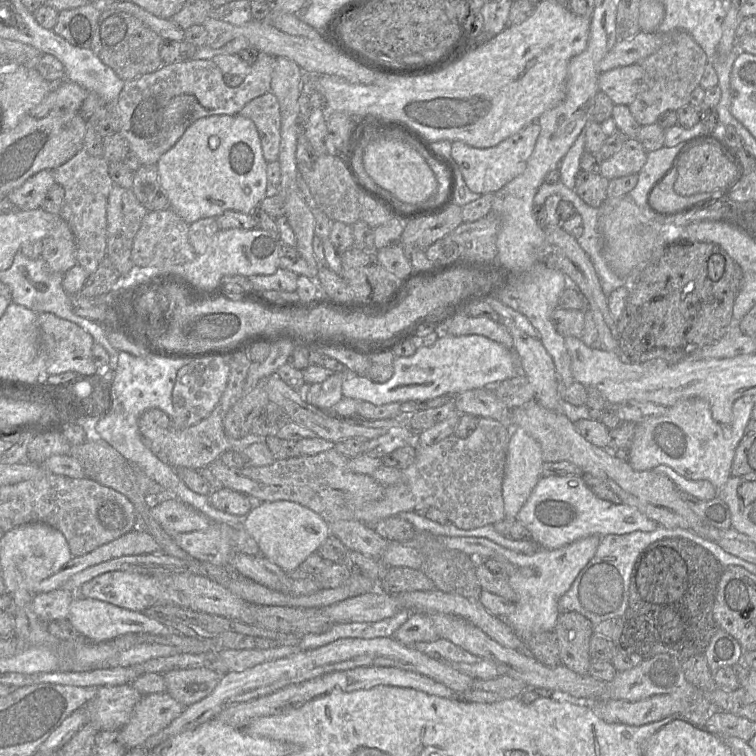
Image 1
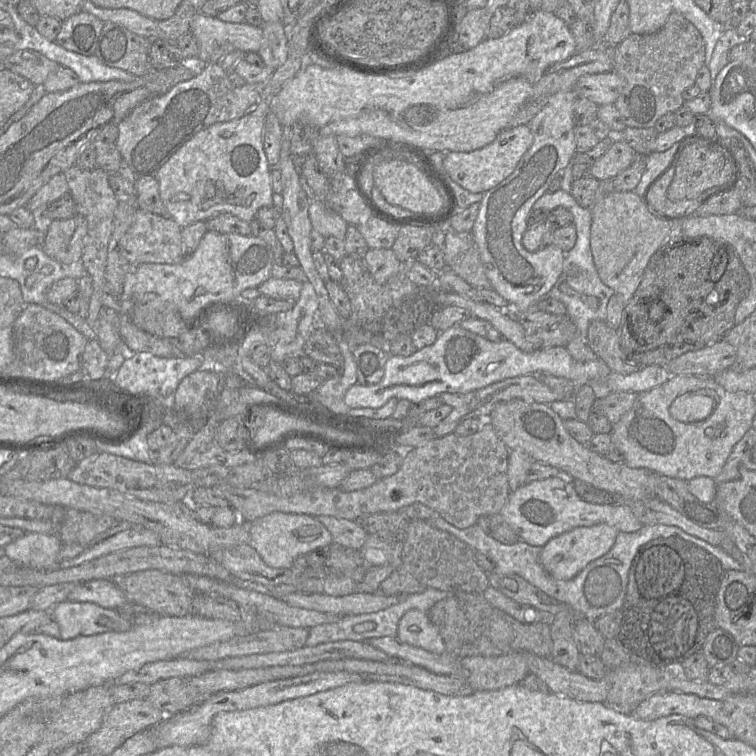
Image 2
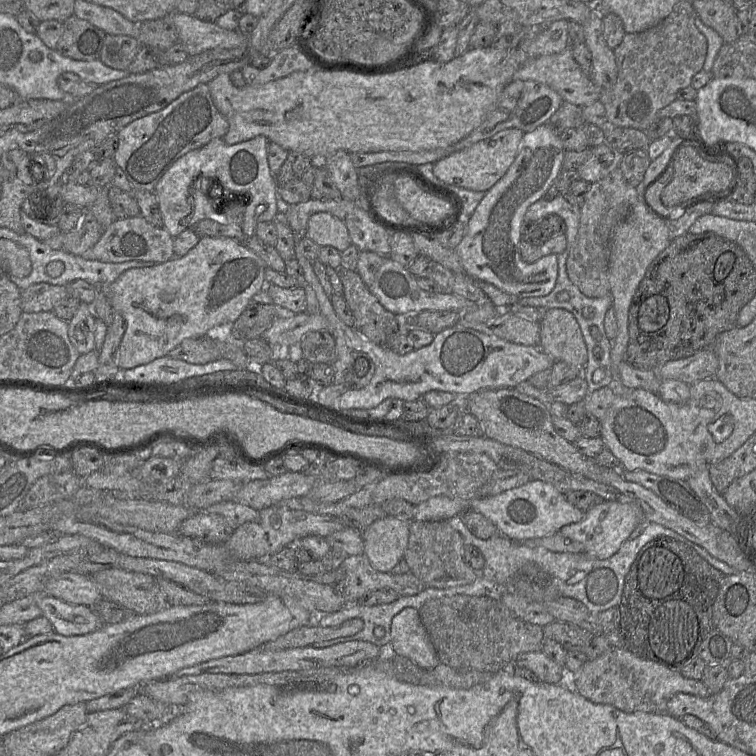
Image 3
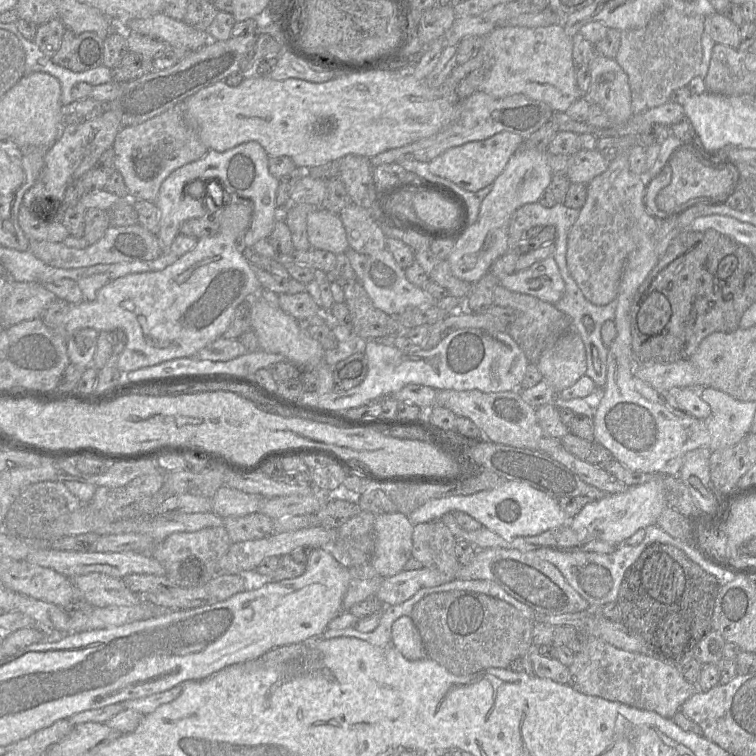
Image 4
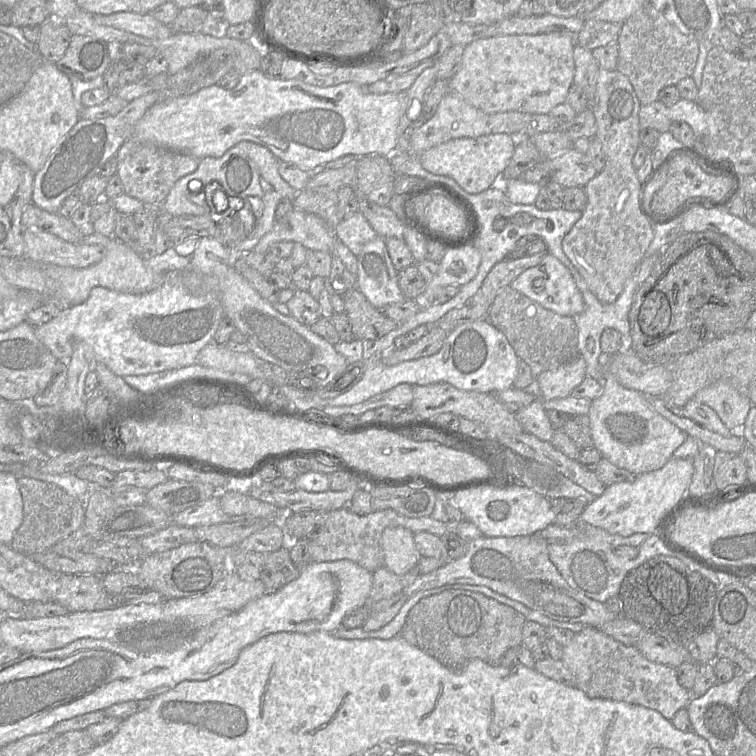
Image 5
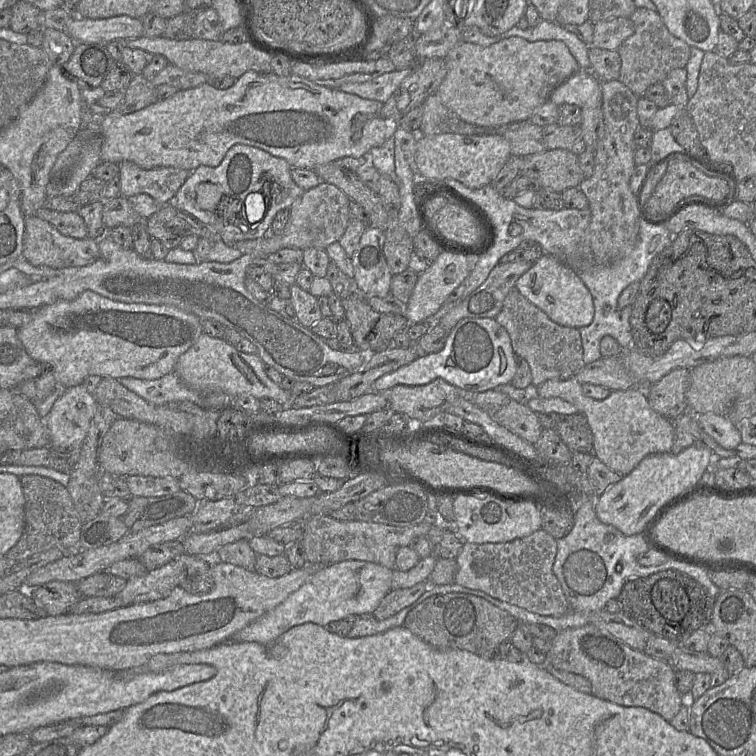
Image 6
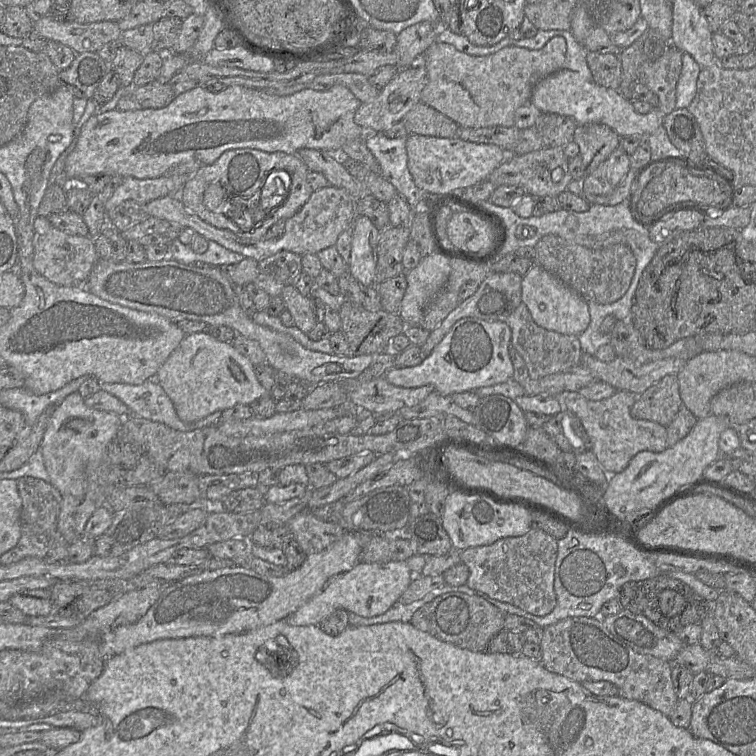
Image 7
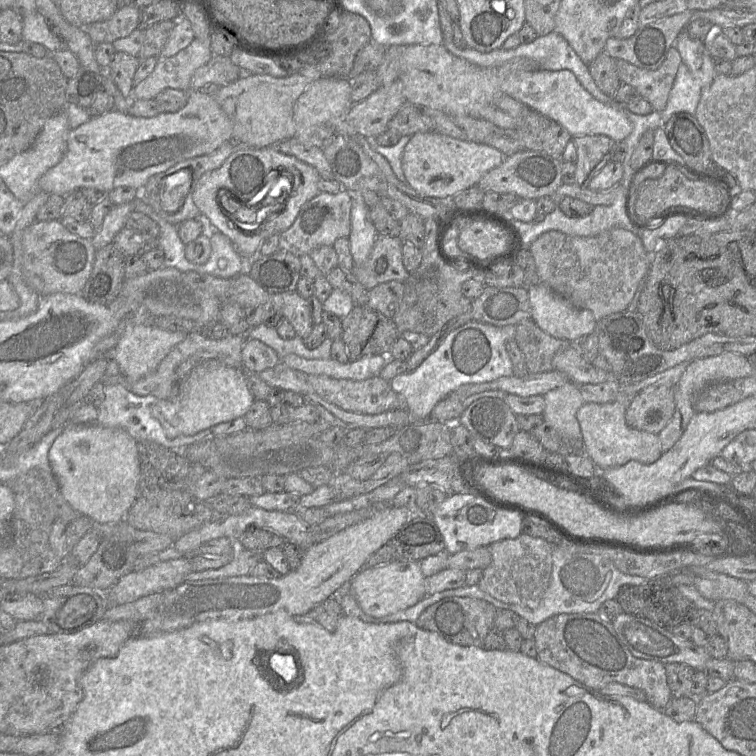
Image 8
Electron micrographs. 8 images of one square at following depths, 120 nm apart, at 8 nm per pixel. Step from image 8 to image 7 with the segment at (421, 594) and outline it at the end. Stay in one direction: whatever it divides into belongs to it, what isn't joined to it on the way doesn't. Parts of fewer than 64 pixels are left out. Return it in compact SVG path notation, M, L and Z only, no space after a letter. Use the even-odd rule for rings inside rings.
M359 561L350 571L341 573L325 585L320 593L313 596L285 622L292 626L317 625L338 609L371 618L385 613L400 598L413 579L406 561L363 562Z

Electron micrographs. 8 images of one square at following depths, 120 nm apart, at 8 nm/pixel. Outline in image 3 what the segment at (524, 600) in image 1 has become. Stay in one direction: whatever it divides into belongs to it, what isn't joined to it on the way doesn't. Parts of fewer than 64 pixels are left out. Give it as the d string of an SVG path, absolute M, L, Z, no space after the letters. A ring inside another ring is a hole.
M605 500L590 508L581 521L563 526L559 533L570 540L582 543L583 553L603 560L614 555L642 521L644 521L643 511L635 501L620 503Z

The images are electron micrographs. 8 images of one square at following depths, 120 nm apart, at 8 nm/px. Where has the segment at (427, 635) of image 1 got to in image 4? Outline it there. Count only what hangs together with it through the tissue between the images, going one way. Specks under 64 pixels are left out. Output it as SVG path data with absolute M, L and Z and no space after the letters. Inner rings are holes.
M402 616L393 623L392 644L409 661L427 657L420 633L410 616Z

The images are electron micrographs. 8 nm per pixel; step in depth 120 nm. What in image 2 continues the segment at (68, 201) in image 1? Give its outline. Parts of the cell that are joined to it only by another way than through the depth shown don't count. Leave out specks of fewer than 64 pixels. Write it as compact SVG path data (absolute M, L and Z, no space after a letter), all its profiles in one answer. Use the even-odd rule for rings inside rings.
M73 165L63 174L69 187L69 194L75 203L77 215L83 216L87 221L87 234L84 238L81 261L91 278L93 289L86 321L95 330L97 336L97 320L102 307L101 290L105 284L108 244L118 200L109 185L109 174L99 167L86 170Z

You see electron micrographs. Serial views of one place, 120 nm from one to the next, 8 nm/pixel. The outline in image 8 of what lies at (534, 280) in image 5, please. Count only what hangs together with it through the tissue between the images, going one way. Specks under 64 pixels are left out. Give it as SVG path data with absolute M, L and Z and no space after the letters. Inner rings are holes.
M539 282L528 287L531 319L549 335L576 343L593 333L596 320L590 310L574 306Z

